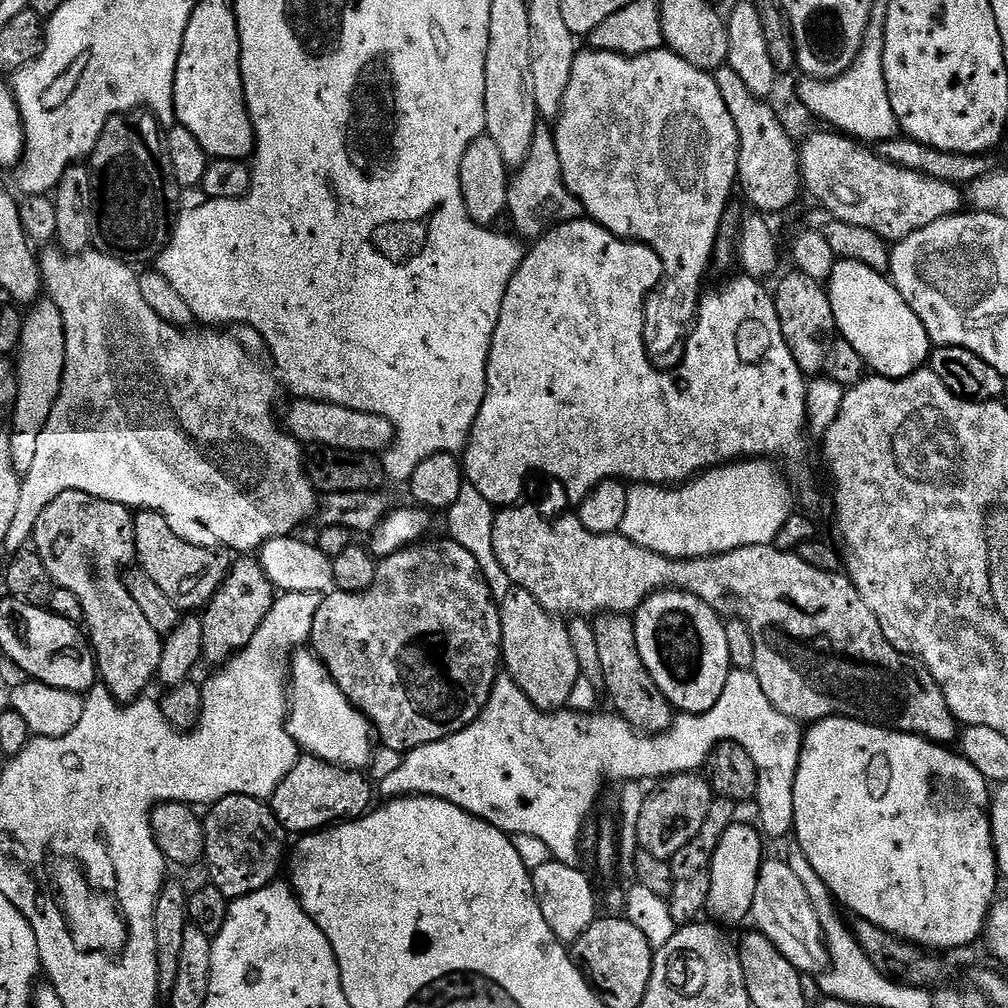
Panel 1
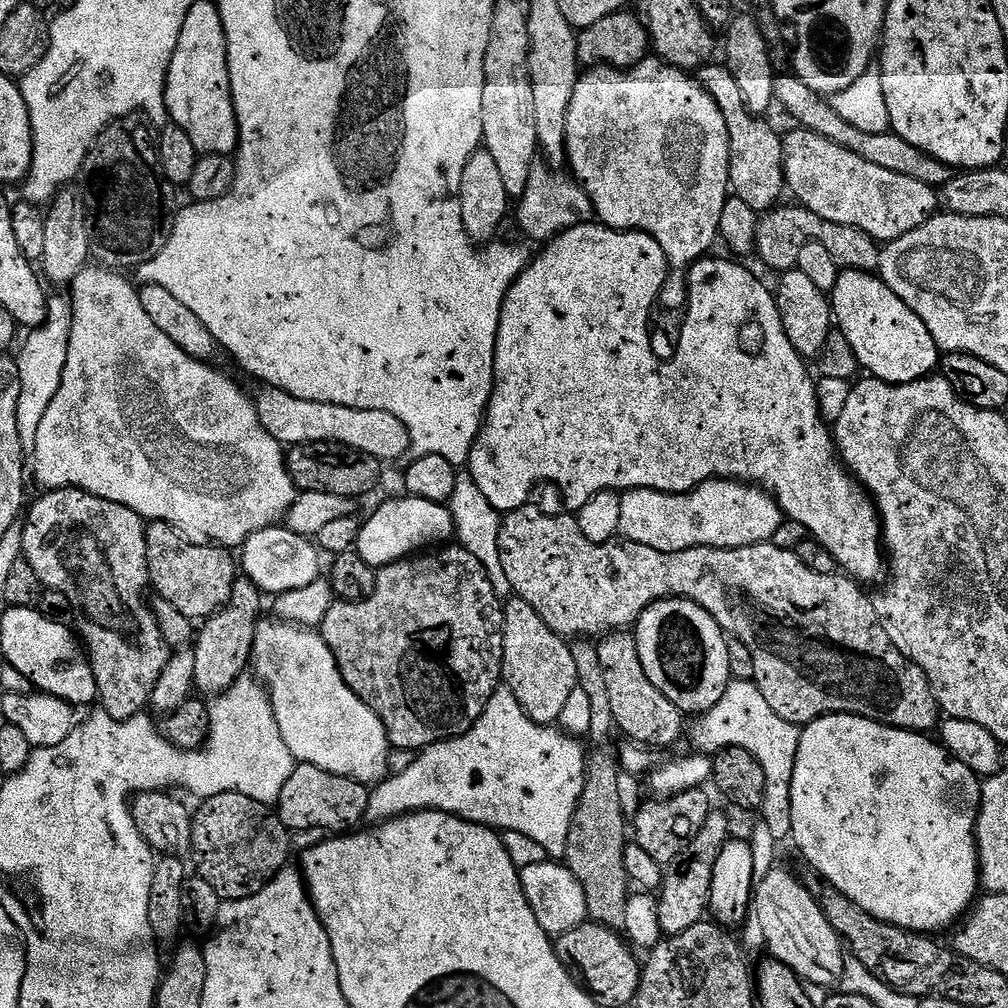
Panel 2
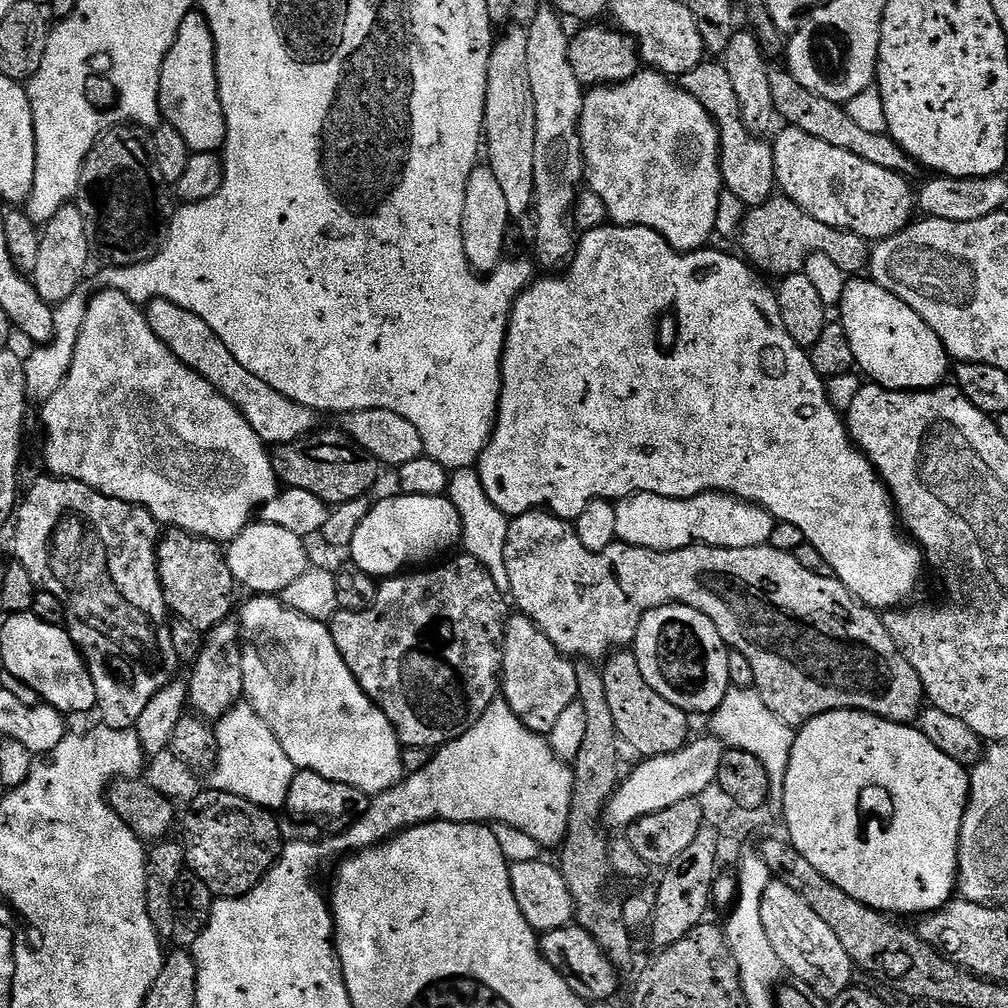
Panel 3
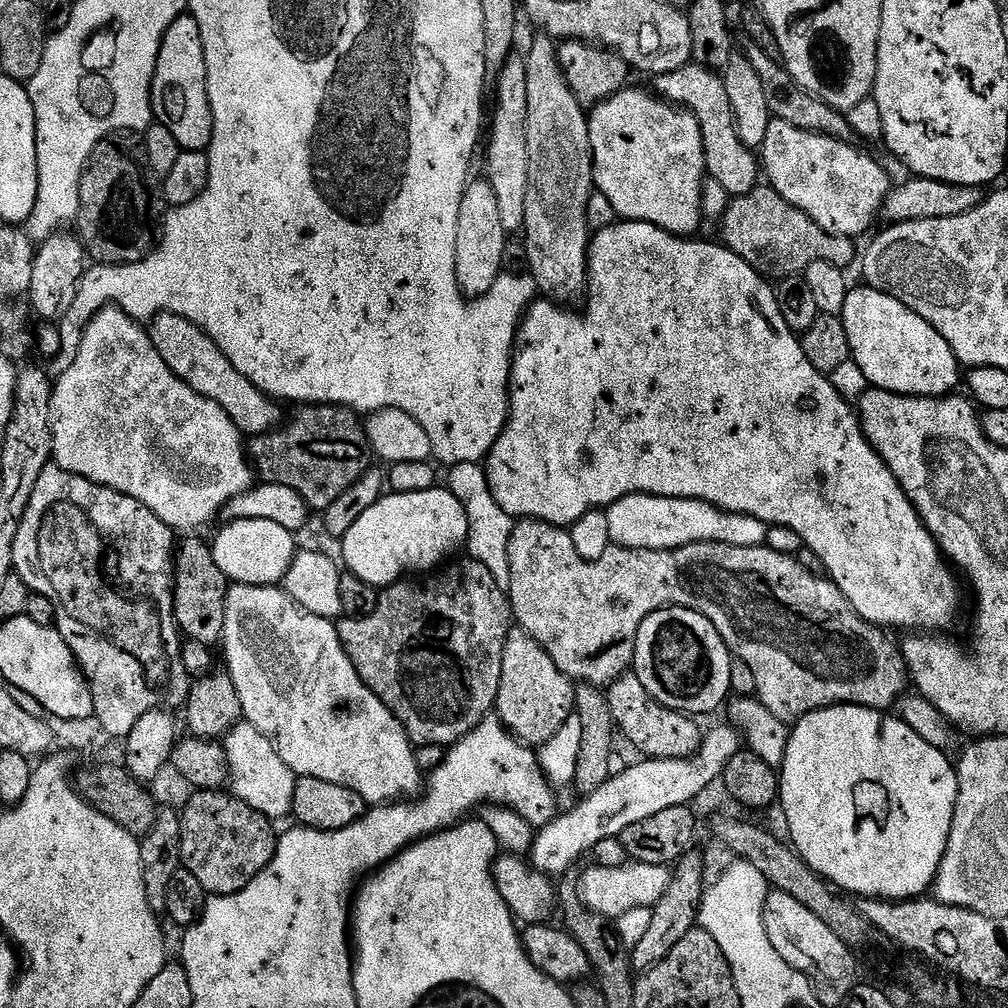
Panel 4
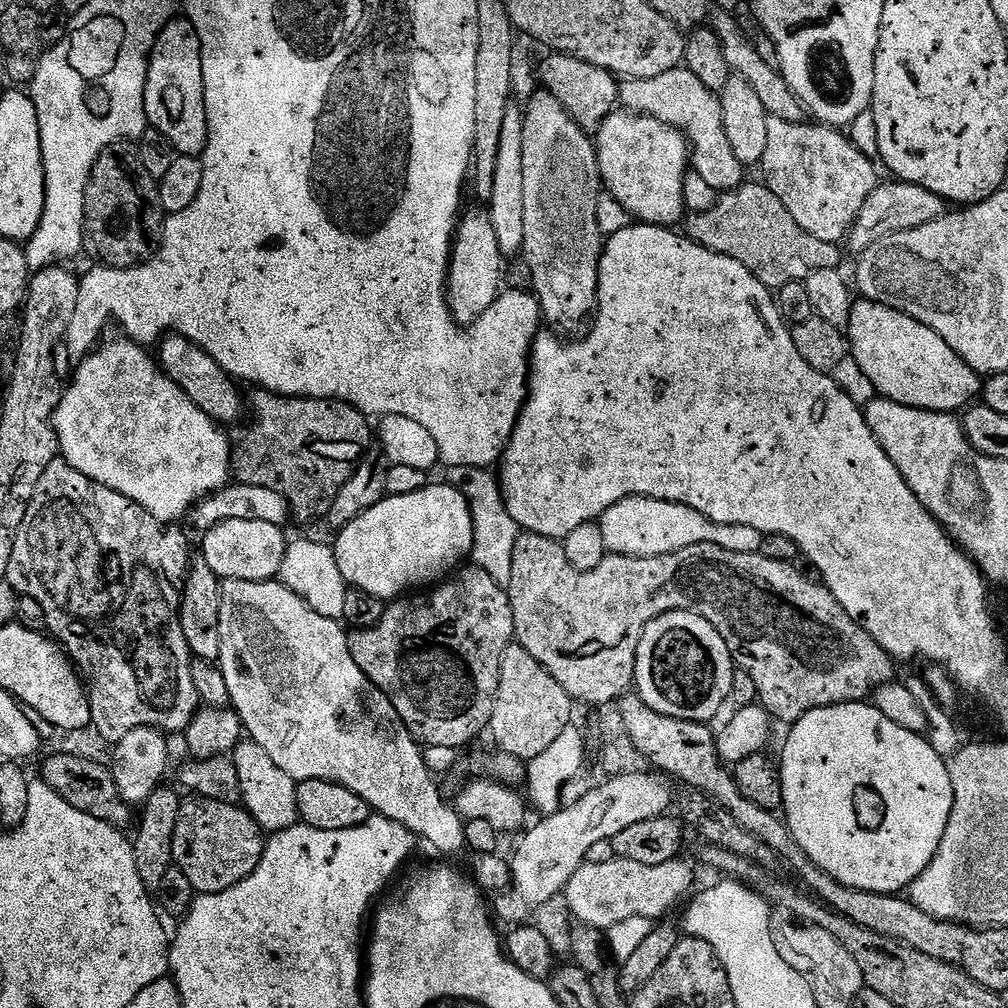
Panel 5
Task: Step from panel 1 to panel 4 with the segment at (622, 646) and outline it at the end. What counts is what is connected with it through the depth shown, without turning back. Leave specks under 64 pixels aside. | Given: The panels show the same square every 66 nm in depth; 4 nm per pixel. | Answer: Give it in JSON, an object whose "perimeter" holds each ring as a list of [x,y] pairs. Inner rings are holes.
{"perimeter":[[[629,670],[617,678],[613,684],[607,685],[606,695],[618,732],[625,735],[626,738],[630,738],[631,742],[634,742],[634,746],[647,759],[685,760],[700,749],[702,728],[696,725],[699,723],[693,717],[686,716],[682,712],[663,708],[652,697],[650,690],[646,690],[646,686],[642,686],[635,671]]]}

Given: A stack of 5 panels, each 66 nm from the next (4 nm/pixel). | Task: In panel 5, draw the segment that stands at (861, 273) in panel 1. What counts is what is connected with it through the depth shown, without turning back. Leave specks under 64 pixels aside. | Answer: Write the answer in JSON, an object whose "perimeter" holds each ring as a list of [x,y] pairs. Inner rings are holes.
{"perimeter":[[[857,299],[850,310],[846,335],[850,354],[862,366],[866,378],[874,382],[877,397],[911,408],[956,414],[967,409],[975,396],[977,399],[981,395],[979,372],[966,366],[930,326],[922,326],[922,322],[890,306]]]}

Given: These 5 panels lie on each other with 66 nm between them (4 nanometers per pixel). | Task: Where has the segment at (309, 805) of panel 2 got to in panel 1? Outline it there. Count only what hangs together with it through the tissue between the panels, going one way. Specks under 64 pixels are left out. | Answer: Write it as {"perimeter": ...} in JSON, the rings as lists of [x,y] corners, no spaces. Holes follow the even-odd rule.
{"perimeter":[[[304,754],[286,774],[286,778],[282,778],[270,803],[285,833],[307,834],[360,819],[373,807],[372,792],[374,796],[373,781],[363,771]]]}

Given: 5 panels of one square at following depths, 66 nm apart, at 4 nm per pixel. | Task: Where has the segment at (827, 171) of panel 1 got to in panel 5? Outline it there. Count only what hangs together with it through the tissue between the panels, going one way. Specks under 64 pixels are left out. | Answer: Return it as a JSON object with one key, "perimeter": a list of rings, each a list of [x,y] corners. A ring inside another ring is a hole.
{"perimeter":[[[769,116],[766,131],[763,183],[778,194],[782,206],[790,210],[794,222],[806,234],[839,245],[854,226],[862,206],[866,206],[866,198],[876,188],[877,165],[857,150],[843,131],[831,126],[782,122],[782,118]]]}

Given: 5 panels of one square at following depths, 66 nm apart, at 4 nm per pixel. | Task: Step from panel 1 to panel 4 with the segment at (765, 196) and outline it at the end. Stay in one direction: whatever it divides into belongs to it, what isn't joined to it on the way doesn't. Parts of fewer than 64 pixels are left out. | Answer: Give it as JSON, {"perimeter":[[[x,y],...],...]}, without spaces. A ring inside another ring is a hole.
{"perimeter":[[[695,62],[682,66],[682,70],[674,70],[665,76],[655,77],[654,87],[655,95],[663,98],[669,104],[685,109],[696,116],[701,126],[702,138],[705,140],[705,166],[707,175],[714,182],[718,182],[718,186],[722,186],[727,190],[729,197],[746,196],[756,189],[758,181],[762,176],[762,164],[758,159],[757,153],[751,148],[747,148],[738,138],[738,130],[736,129],[736,119],[732,117],[730,110],[730,97],[726,95],[726,86],[724,85],[723,75],[719,71],[702,67],[701,64]]]}

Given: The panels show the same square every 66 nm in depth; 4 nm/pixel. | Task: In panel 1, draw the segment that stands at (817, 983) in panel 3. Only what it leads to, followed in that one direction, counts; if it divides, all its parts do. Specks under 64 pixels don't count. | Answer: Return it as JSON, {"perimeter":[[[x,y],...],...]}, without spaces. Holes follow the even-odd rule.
{"perimeter":[[[765,859],[758,874],[758,890],[754,890],[754,906],[750,917],[755,931],[766,934],[778,950],[782,950],[782,958],[790,958],[790,962],[802,974],[819,974],[829,971],[828,947],[824,944],[824,931],[818,922],[818,914],[814,914],[814,906],[810,902],[810,894],[802,887],[802,882],[790,870],[787,859]]]}

